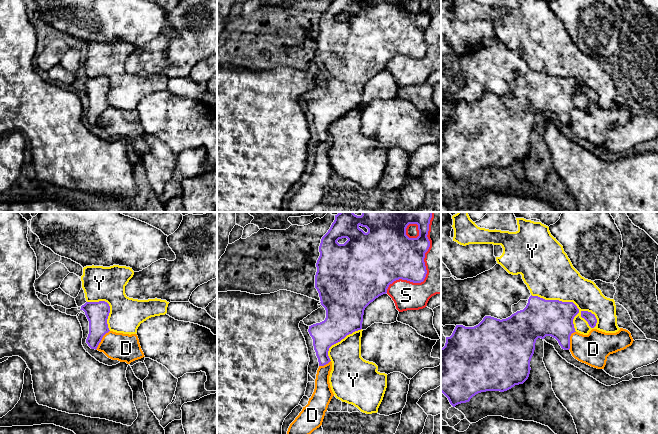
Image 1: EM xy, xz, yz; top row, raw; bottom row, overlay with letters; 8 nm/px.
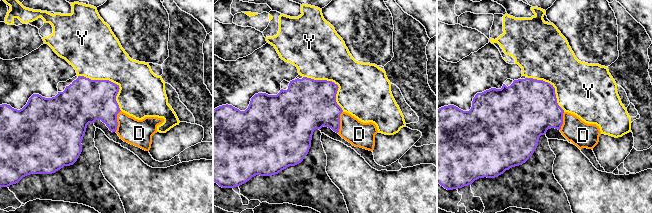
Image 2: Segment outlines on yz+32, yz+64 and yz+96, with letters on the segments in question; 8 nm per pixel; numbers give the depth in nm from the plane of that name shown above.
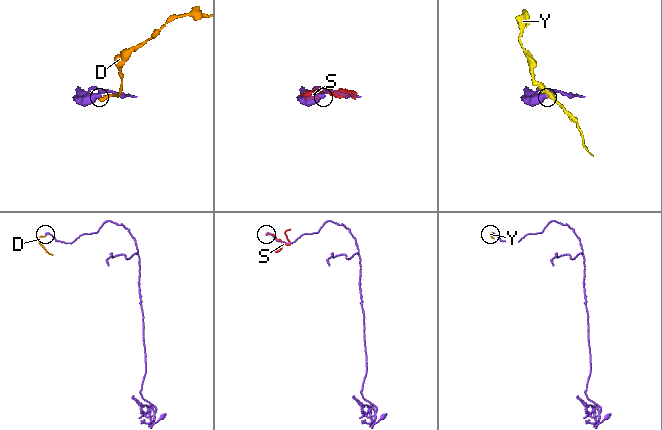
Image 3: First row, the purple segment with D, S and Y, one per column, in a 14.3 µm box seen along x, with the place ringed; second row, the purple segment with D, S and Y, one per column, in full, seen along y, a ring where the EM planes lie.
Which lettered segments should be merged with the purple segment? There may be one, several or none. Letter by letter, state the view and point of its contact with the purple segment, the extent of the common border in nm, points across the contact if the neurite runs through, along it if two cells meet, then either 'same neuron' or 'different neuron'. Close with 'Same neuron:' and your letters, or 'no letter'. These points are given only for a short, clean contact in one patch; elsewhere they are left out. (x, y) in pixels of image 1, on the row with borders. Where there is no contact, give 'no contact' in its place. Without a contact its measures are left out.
D: contact xy (101, 339); length 200 nm; border xy (109, 330), (95, 349); different neuron
S: contact xz (425, 267); length 750 nm; different neuron
Y: contact yz (567, 302); length 600 nm; different neuron
Same neuron: no letter

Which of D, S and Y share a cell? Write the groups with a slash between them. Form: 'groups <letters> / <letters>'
groups D / S / Y

